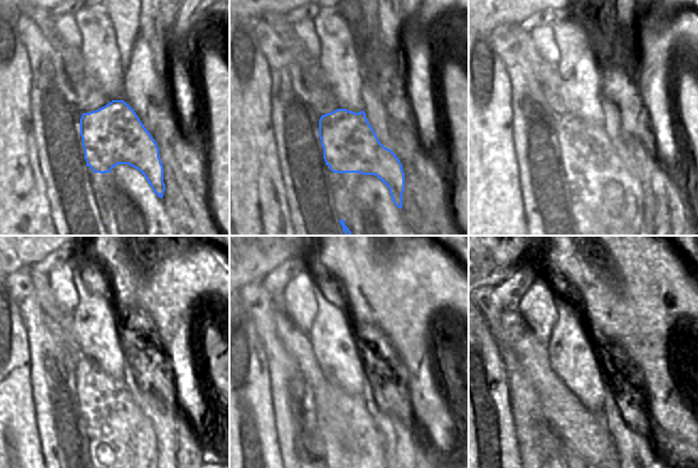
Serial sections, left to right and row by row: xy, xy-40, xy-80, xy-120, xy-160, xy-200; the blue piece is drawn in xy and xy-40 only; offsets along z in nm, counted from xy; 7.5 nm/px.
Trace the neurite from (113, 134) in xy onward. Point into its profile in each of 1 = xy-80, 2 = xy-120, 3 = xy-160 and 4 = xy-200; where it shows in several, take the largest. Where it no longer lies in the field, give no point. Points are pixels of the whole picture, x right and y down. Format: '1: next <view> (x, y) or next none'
1: next xy-80 (585, 147)
2: next xy-120 (104, 393)
3: next xy-160 (338, 400)
4: next xy-200 (566, 394)

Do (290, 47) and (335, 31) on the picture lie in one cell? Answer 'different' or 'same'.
different

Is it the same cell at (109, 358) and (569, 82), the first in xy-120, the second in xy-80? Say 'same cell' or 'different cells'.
same cell

